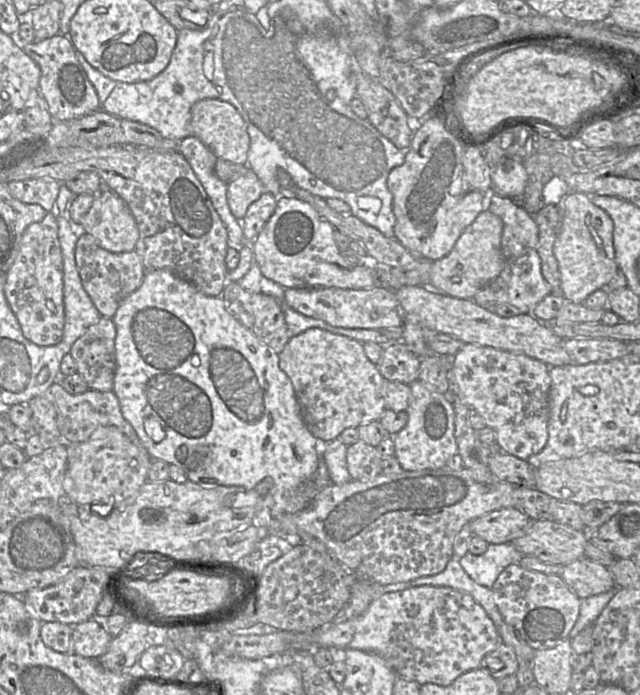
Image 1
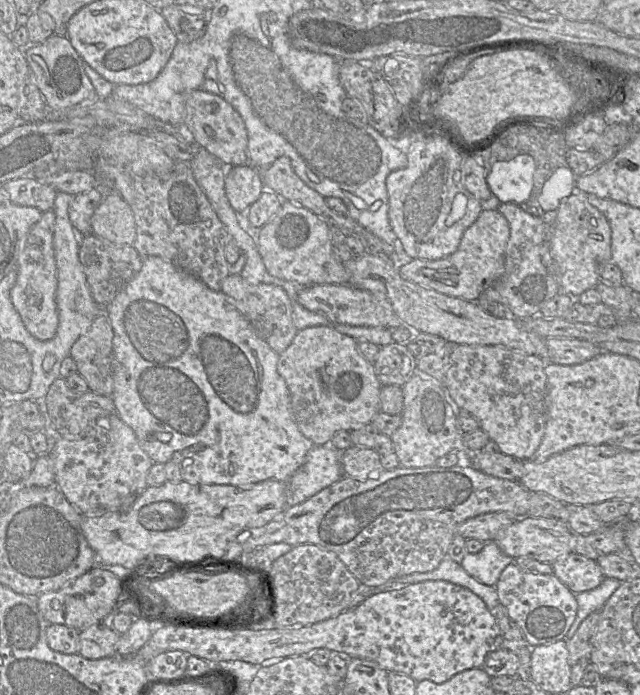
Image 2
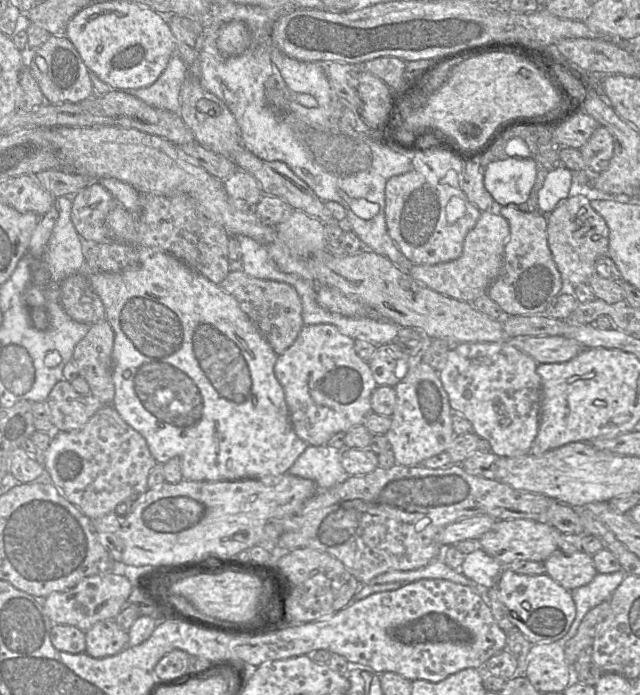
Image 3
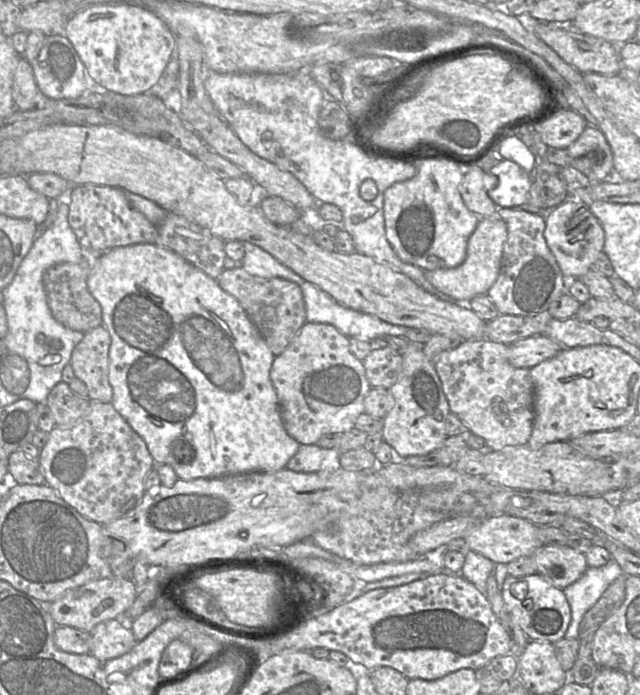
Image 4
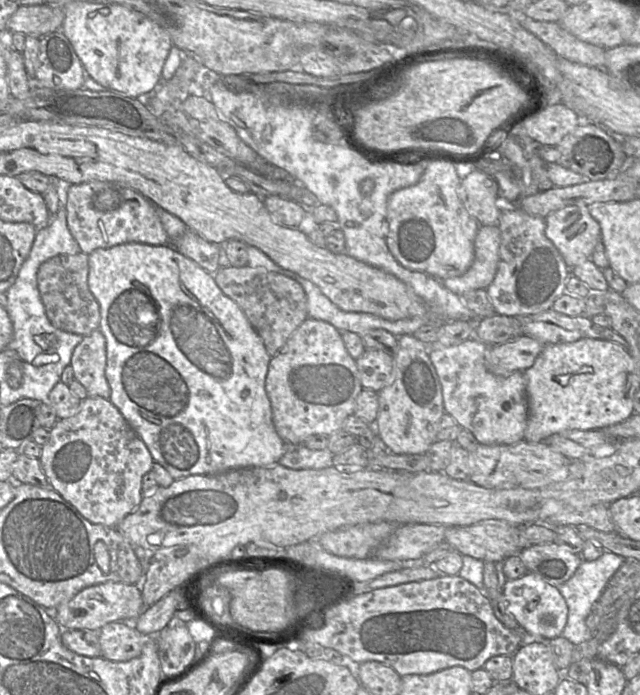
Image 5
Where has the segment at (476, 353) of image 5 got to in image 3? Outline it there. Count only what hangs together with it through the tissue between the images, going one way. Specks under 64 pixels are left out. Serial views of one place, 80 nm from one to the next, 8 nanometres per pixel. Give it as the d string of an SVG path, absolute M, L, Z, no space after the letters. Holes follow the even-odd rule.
M508 341L459 343L453 351L448 353L446 365L438 375L443 388L448 395L449 404L453 413L461 414L466 418L472 424L473 432L477 434L477 436L489 441L494 454L499 457L518 457L530 453L532 443L536 438L539 429L542 388L541 378L536 371L537 366L538 363L531 356L524 353L515 344Z

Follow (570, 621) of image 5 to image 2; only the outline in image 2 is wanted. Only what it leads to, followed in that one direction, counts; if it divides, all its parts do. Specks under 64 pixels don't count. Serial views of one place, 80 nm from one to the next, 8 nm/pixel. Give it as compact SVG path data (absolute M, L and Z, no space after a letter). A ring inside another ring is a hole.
M605 577L596 588L577 593L575 595L578 605L576 618L564 639L570 640L578 630L581 622L592 612L600 610L621 583L622 581L618 579Z

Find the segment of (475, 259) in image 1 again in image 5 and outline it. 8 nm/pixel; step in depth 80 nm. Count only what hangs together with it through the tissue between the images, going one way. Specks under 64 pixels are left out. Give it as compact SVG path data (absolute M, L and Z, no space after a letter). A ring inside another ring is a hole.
M480 225L474 240L474 259L465 273L440 280L458 296L475 289L486 289L493 281L501 243L498 225Z

